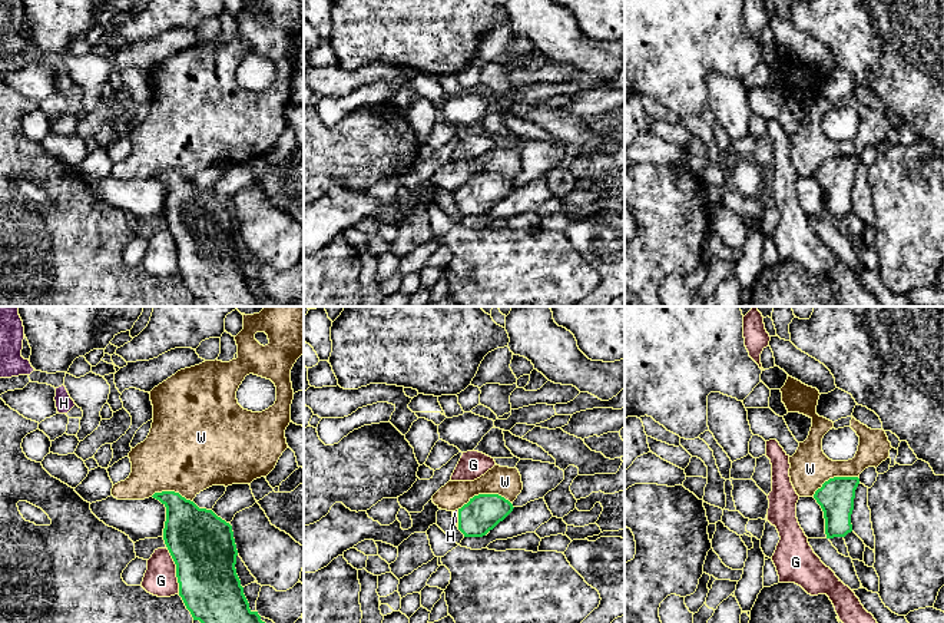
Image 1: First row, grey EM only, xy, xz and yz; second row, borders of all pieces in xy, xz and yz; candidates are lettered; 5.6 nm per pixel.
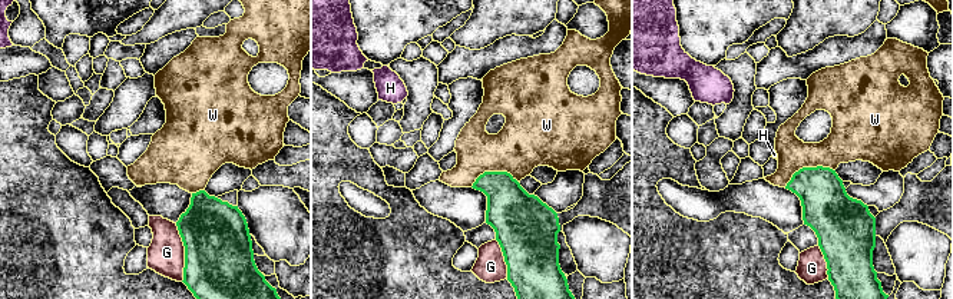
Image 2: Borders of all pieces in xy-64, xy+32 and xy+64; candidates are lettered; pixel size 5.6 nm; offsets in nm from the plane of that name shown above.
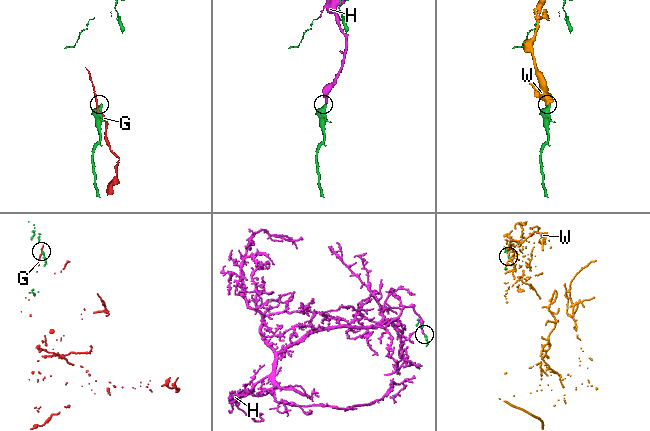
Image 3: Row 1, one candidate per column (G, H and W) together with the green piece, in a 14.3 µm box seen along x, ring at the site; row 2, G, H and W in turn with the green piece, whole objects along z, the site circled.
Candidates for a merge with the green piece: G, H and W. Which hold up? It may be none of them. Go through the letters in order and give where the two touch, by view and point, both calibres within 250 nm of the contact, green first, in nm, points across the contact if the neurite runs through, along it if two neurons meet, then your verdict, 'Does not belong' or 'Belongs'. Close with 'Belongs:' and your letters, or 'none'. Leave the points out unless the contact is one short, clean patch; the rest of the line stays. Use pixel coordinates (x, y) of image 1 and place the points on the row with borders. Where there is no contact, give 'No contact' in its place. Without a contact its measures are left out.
G: Touches green at xy (176, 572). Thickness 360 nm (green) against 180 nm. Does not belong
H: Touches green at xz (459, 519). Thickness 200 nm (green) against 30 nm. Belongs
W: Touches green at xz (483, 494). Thickness 200 nm (green) against 160 nm. Boundary: xz (510, 501), (497, 494), (474, 494), (457, 509). Does not belong
Belongs: H

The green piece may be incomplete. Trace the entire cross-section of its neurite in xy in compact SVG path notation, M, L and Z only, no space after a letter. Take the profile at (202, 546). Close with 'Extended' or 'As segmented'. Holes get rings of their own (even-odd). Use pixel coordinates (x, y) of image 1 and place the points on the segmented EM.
M155 493L166 507L165 544L176 564L179 596L201 623L265 623L249 609L236 574L232 526L179 493Z. As segmented

